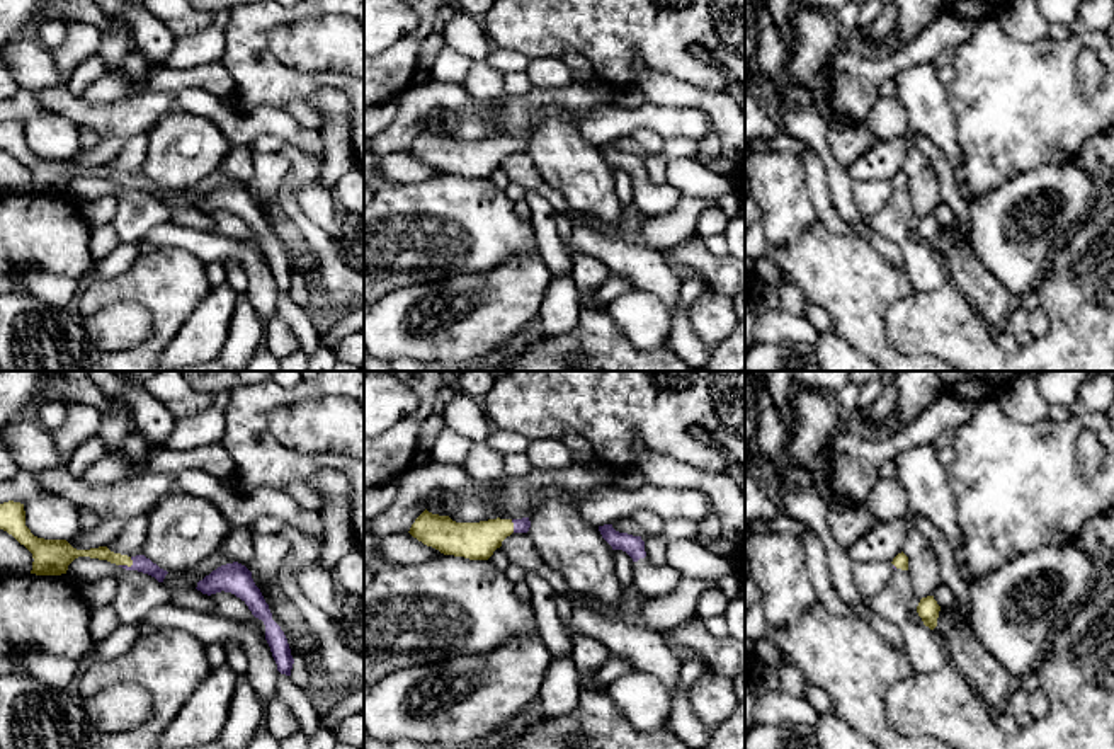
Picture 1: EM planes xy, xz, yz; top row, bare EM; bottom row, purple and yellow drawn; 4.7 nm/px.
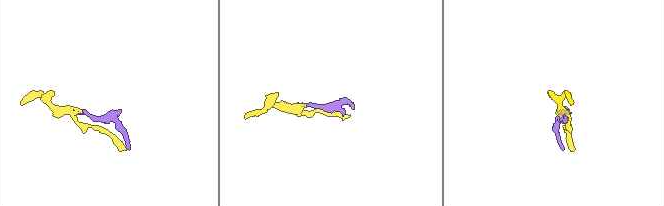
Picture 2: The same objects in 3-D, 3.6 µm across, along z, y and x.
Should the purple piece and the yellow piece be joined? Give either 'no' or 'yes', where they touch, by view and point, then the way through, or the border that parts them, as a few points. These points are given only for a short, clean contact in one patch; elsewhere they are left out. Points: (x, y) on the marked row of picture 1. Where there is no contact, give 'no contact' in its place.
yes | xy (126, 566) | across xy (140, 562), (126, 566), (102, 552)

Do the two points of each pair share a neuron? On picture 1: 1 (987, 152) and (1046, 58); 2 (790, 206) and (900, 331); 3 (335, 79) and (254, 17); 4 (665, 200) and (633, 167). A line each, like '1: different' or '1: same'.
1: same
2: different
3: same
4: same

